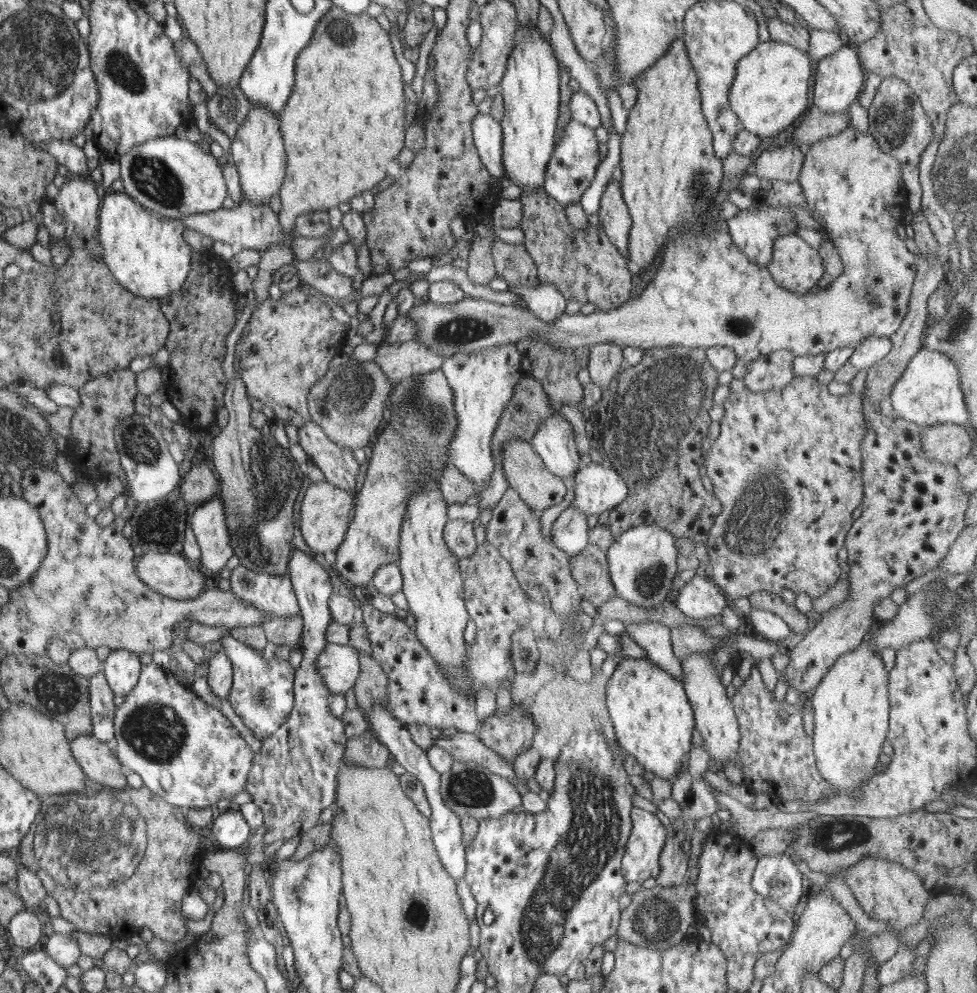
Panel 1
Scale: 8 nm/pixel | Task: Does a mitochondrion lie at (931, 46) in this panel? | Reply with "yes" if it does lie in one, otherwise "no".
no

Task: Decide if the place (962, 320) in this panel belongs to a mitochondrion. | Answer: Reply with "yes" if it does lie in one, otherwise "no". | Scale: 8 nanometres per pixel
yes

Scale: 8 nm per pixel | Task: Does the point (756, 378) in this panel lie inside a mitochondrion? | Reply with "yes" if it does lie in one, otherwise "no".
no

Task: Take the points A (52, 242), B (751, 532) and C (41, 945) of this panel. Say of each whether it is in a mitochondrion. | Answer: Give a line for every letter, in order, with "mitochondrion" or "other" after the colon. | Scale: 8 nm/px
A: other
B: mitochondrion
C: other

